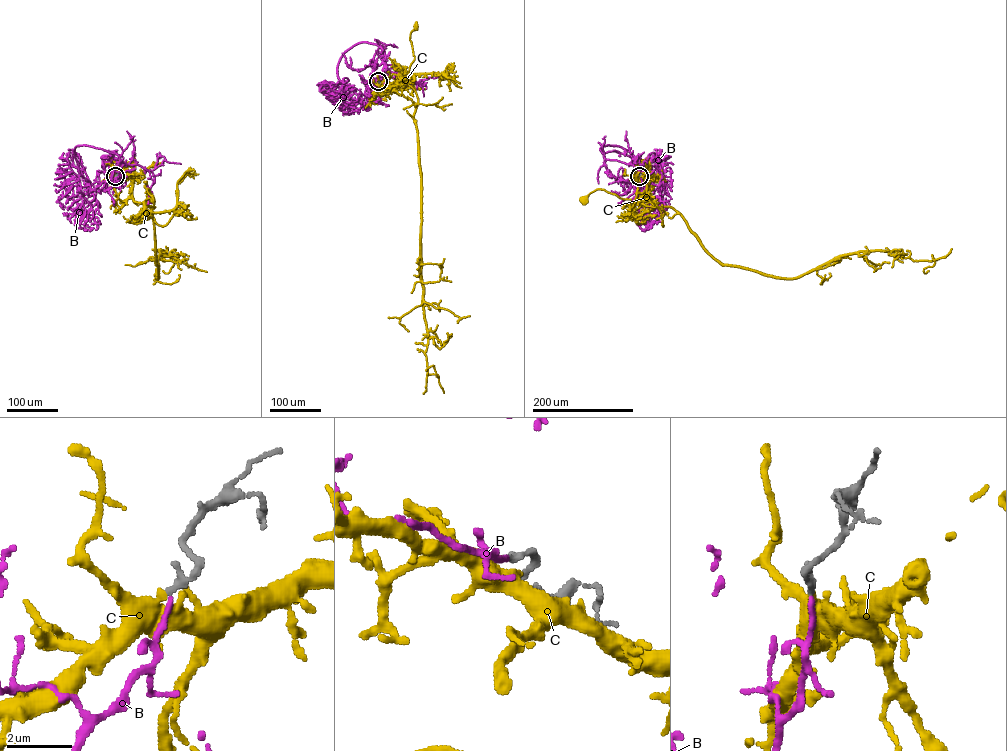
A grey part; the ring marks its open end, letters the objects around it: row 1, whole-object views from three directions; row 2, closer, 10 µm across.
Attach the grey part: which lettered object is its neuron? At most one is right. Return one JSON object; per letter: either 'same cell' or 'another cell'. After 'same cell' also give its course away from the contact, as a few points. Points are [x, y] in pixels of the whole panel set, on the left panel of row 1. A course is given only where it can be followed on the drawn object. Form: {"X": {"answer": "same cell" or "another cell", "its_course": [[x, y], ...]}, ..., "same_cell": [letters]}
{"B": {"answer": "same cell", "its_course": [[115, 176], [115, 182], [121, 180], [119, 156], [110, 151], [109, 166], [103, 157]]}, "C": {"answer": "another cell"}, "same_cell": ["B"]}

